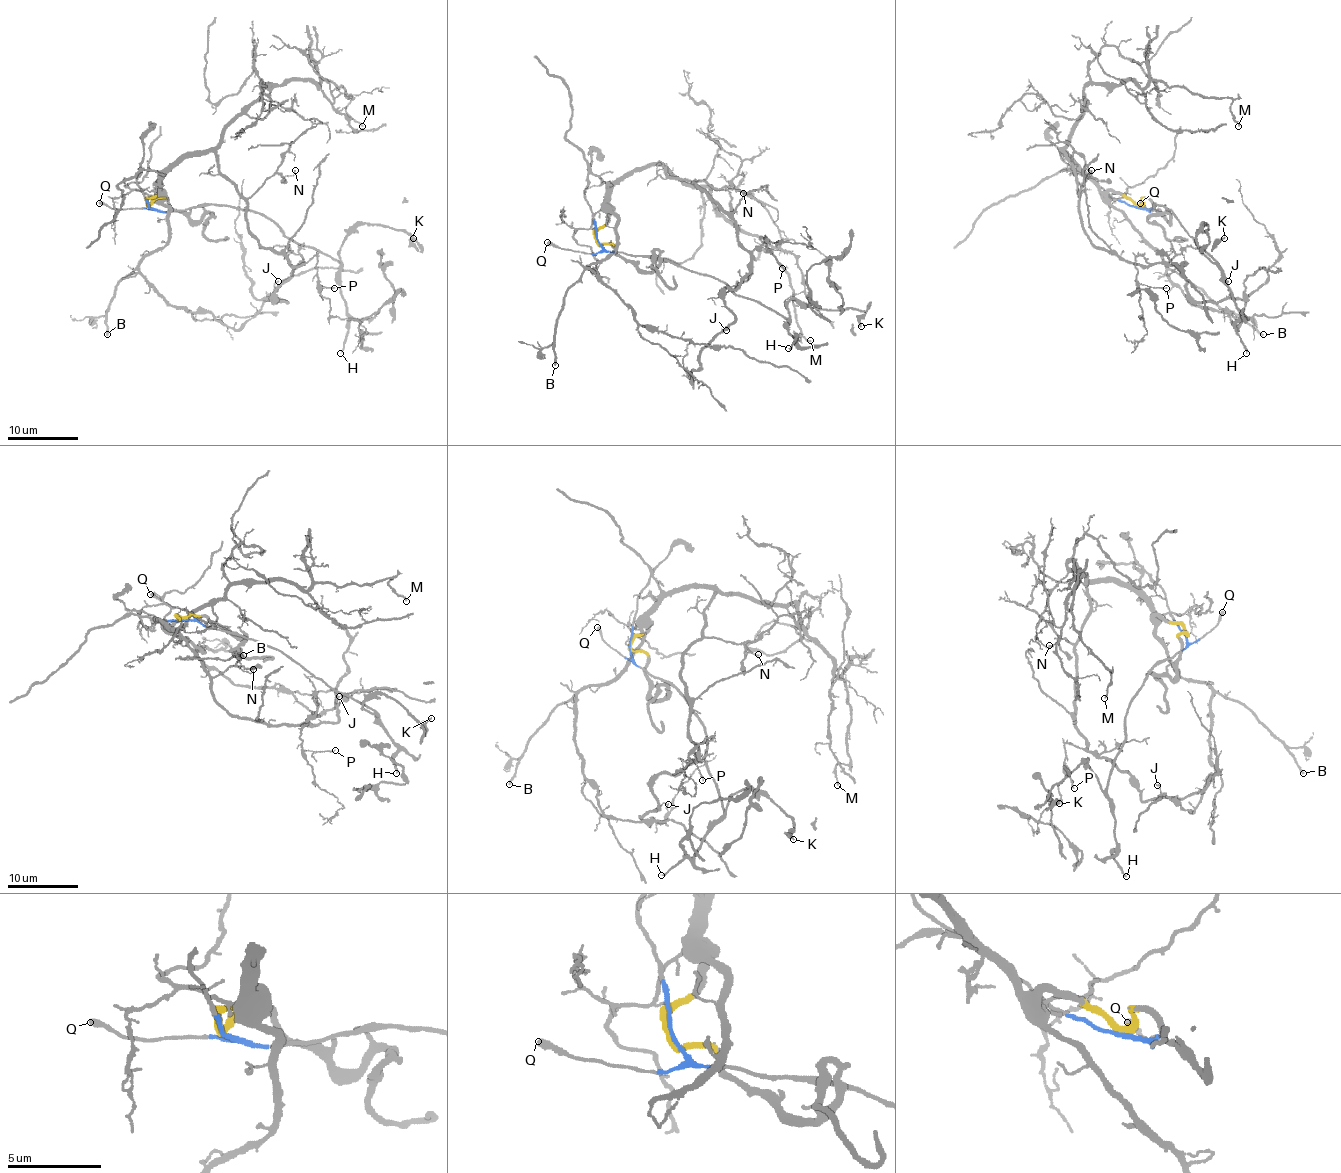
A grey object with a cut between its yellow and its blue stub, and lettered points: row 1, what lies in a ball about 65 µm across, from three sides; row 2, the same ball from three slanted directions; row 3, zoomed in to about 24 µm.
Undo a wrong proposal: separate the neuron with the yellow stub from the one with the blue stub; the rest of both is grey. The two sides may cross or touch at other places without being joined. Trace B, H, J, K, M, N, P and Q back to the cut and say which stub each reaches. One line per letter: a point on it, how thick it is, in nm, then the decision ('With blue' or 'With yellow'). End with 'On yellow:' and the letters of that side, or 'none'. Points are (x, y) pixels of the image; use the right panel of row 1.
B: Place: (1263, 334). Thickness 240 nm. With yellow
H: Place: (1246, 353). Thickness 160 nm. With blue
J: Place: (1228, 281). Thickness 120 nm. With yellow
K: Place: (1224, 238). Thickness 240 nm. With blue
M: Place: (1238, 126). Thickness 170 nm. With yellow
N: Place: (1091, 170). Thickness 110 nm. With yellow
P: Place: (1166, 288). Thickness 120 nm. With yellow
Q: Place: (1140, 203). Thickness 320 nm. With blue
On yellow: B, J, M, N, P

